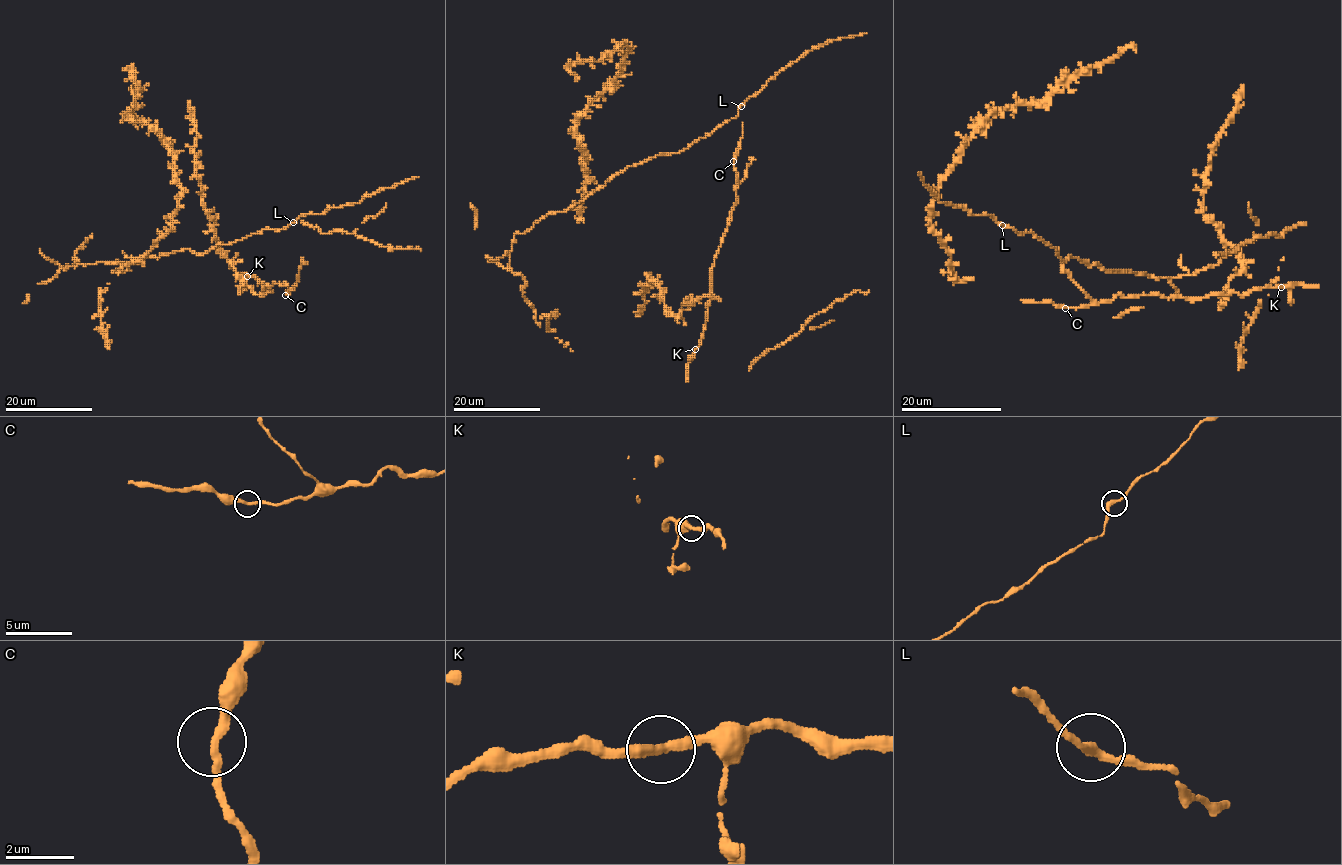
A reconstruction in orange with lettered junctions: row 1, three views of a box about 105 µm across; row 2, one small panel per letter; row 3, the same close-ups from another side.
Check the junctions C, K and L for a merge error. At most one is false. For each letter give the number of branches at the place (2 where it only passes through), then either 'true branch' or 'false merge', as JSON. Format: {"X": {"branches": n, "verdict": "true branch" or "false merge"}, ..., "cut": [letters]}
{"C": {"branches": 2, "verdict": "true branch"}, "K": {"branches": 2, "verdict": "true branch"}, "L": {"branches": 2, "verdict": "true branch"}, "cut": []}

